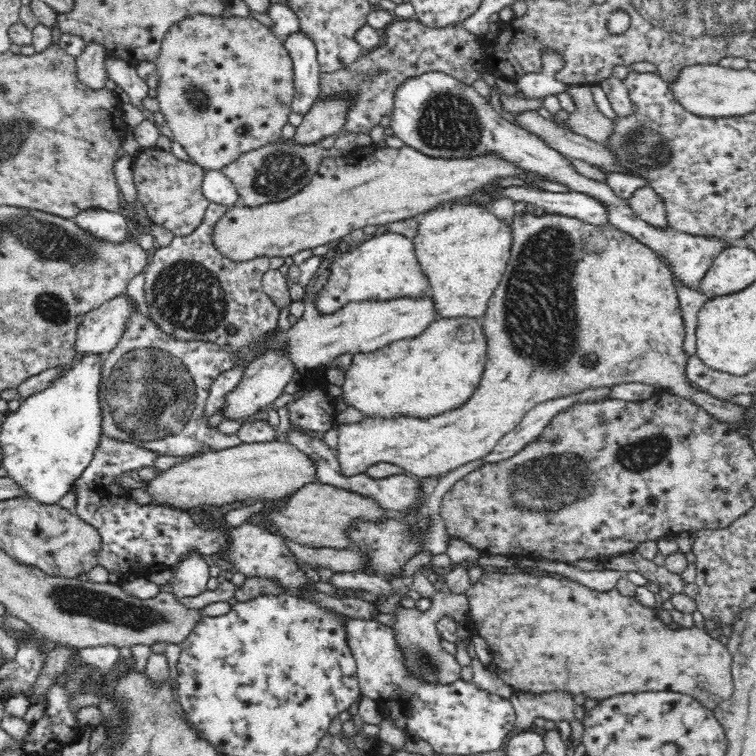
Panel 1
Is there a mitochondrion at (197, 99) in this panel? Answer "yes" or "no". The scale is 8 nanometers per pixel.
yes

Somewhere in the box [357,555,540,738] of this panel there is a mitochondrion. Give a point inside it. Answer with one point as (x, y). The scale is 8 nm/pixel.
(425, 660)

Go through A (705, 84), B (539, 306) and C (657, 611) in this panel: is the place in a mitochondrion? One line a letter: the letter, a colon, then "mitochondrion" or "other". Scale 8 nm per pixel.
A: other
B: mitochondrion
C: other

